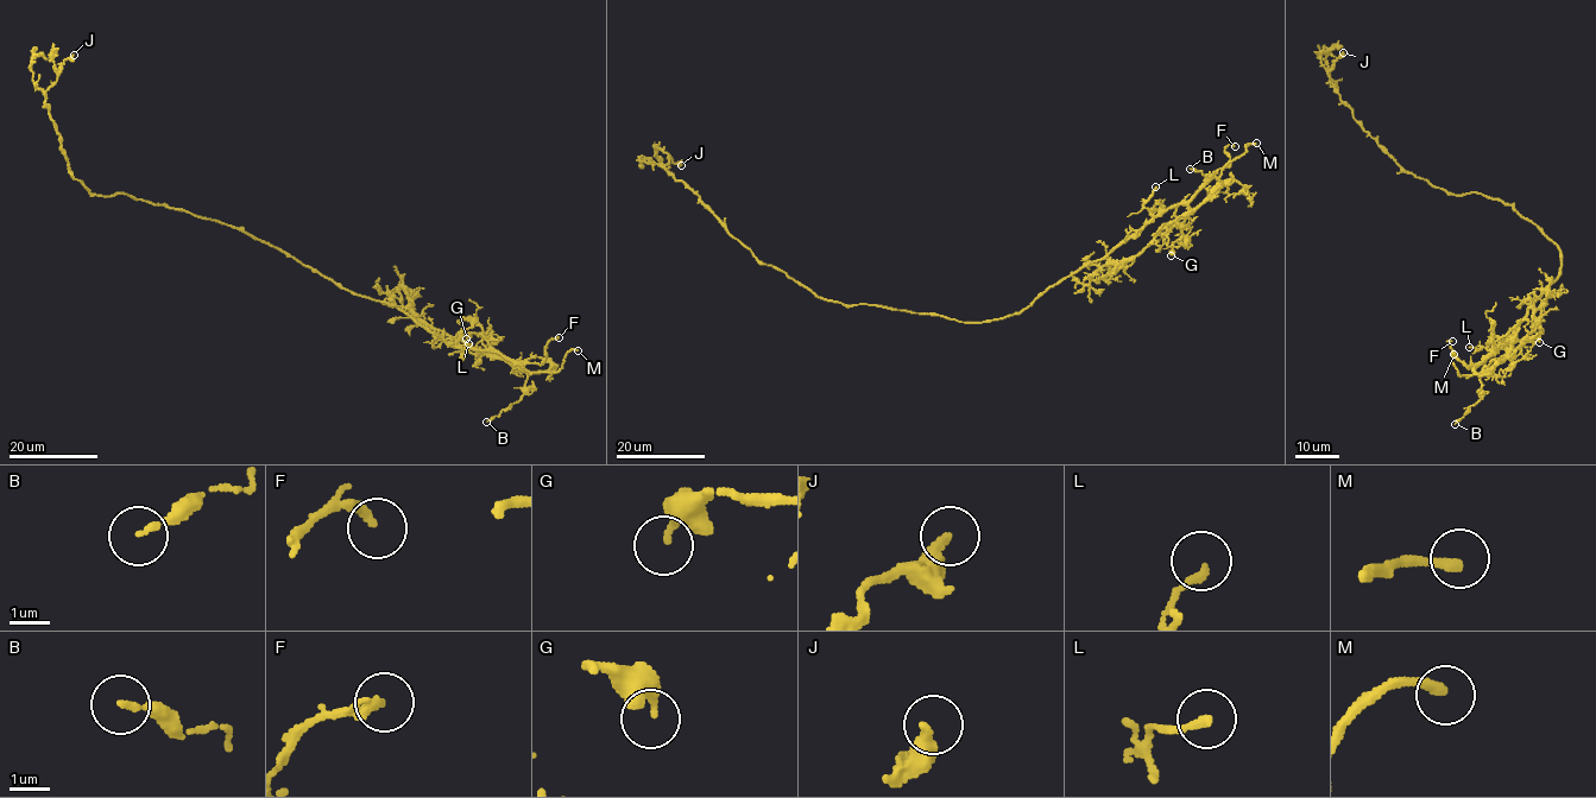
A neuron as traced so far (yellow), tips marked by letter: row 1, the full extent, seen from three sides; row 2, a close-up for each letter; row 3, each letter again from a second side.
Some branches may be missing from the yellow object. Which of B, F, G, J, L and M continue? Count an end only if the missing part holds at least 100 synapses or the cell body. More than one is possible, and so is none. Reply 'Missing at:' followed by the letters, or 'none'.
Missing at: M

